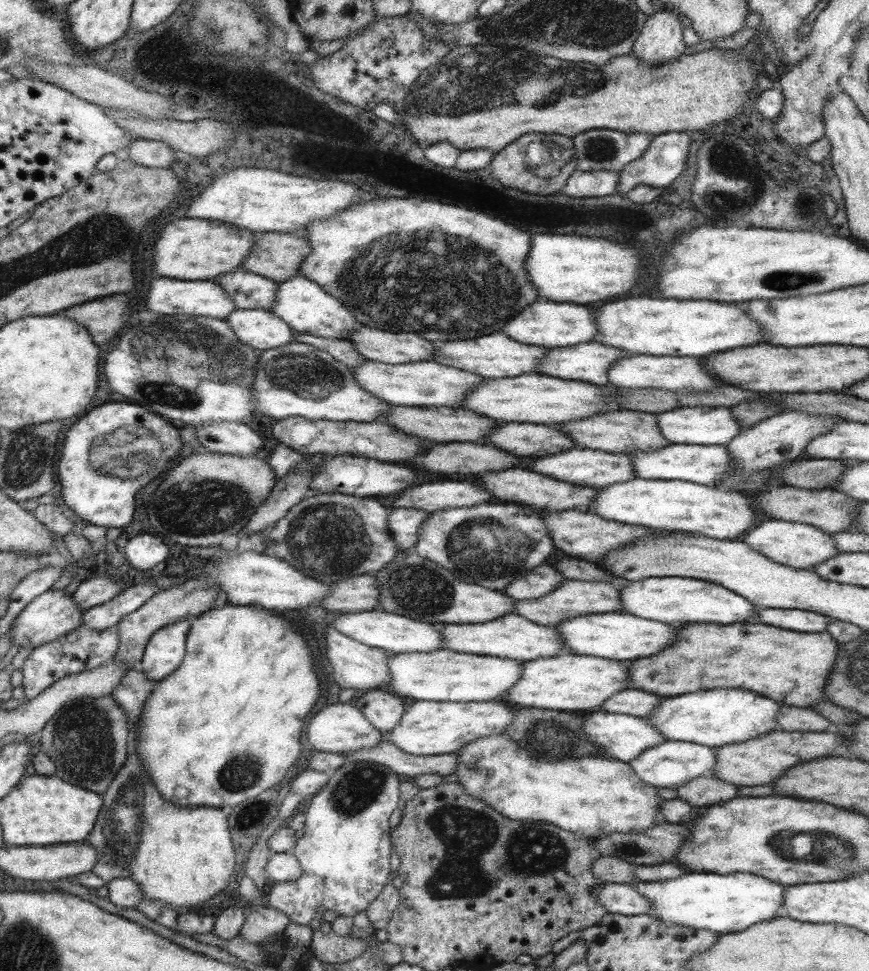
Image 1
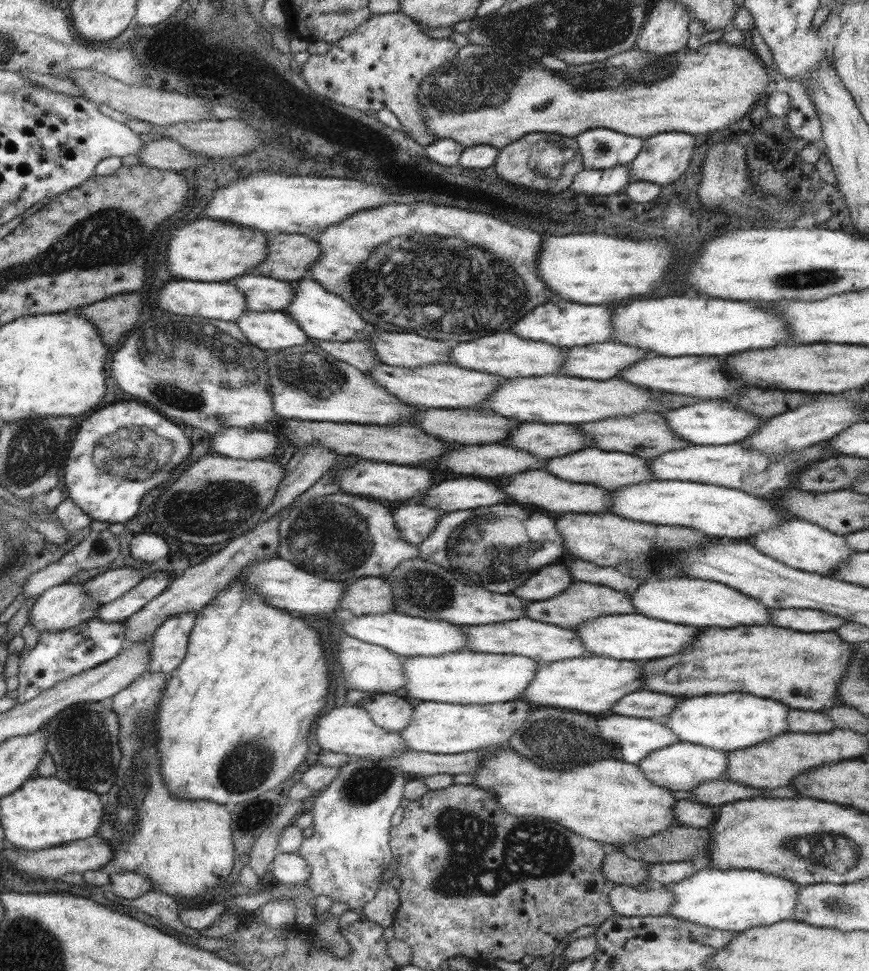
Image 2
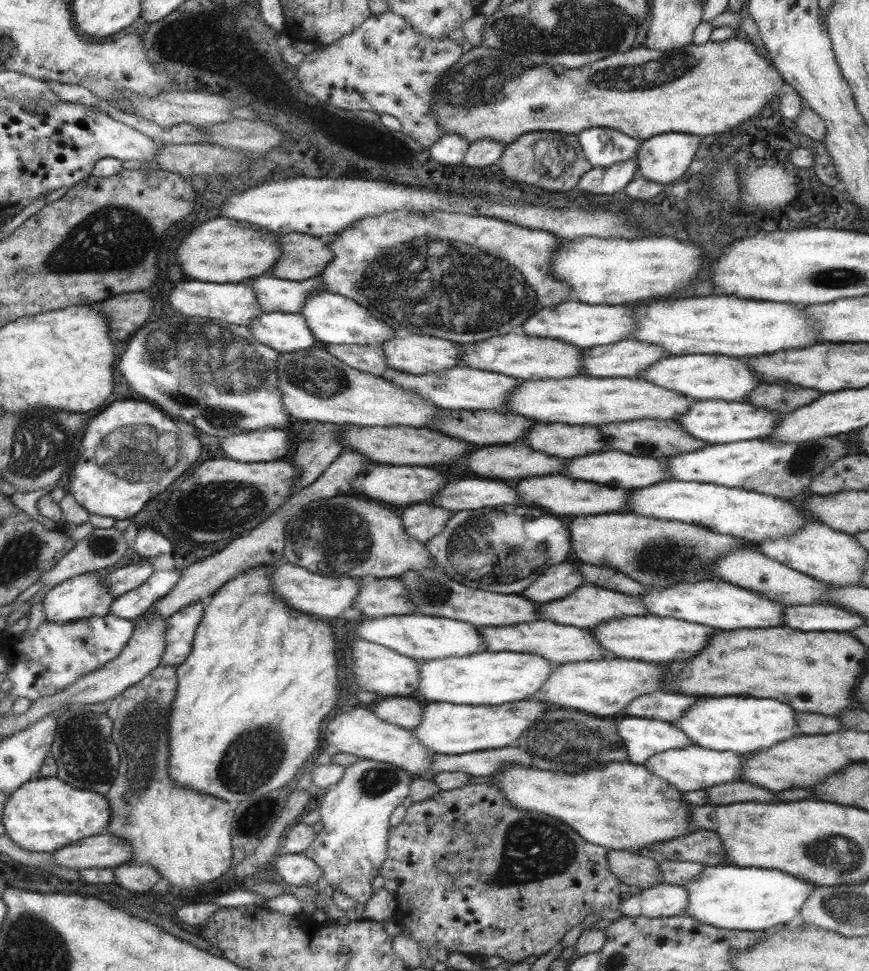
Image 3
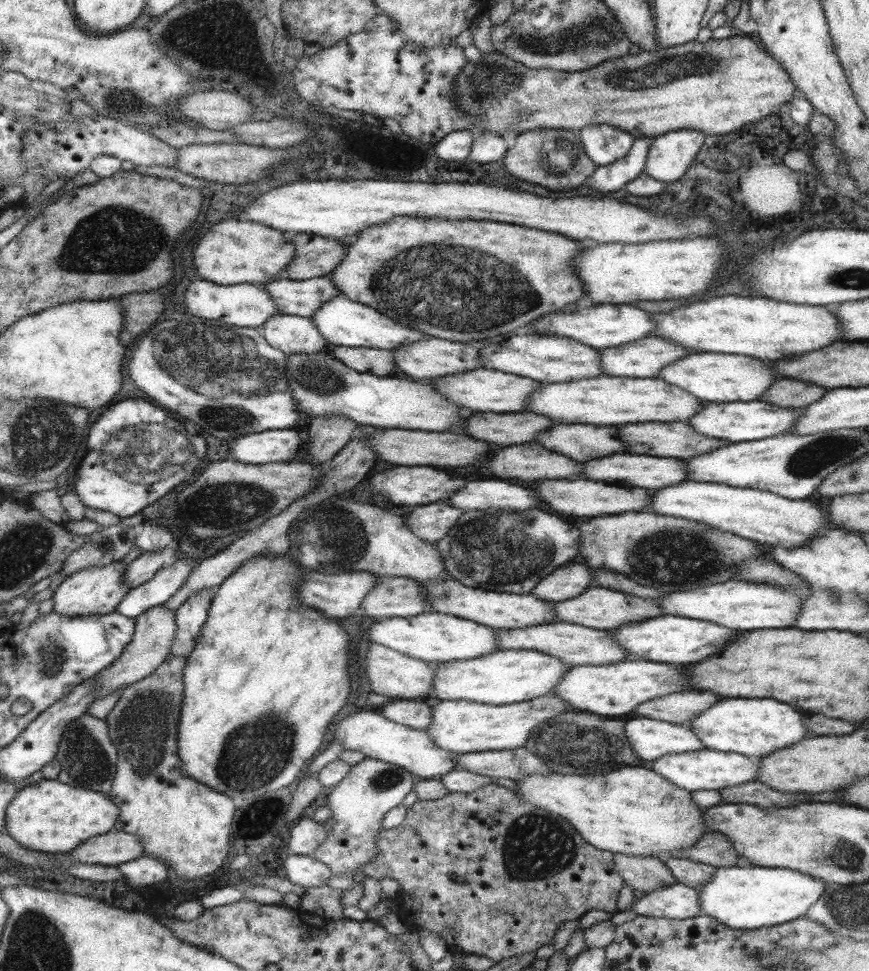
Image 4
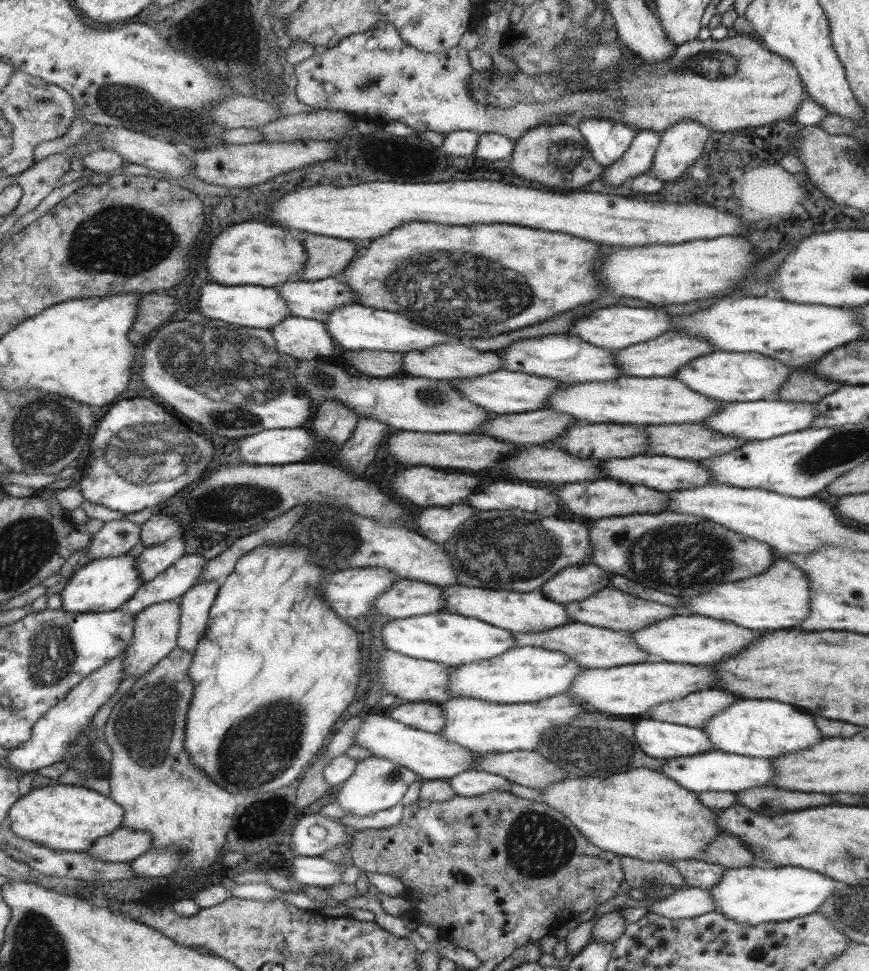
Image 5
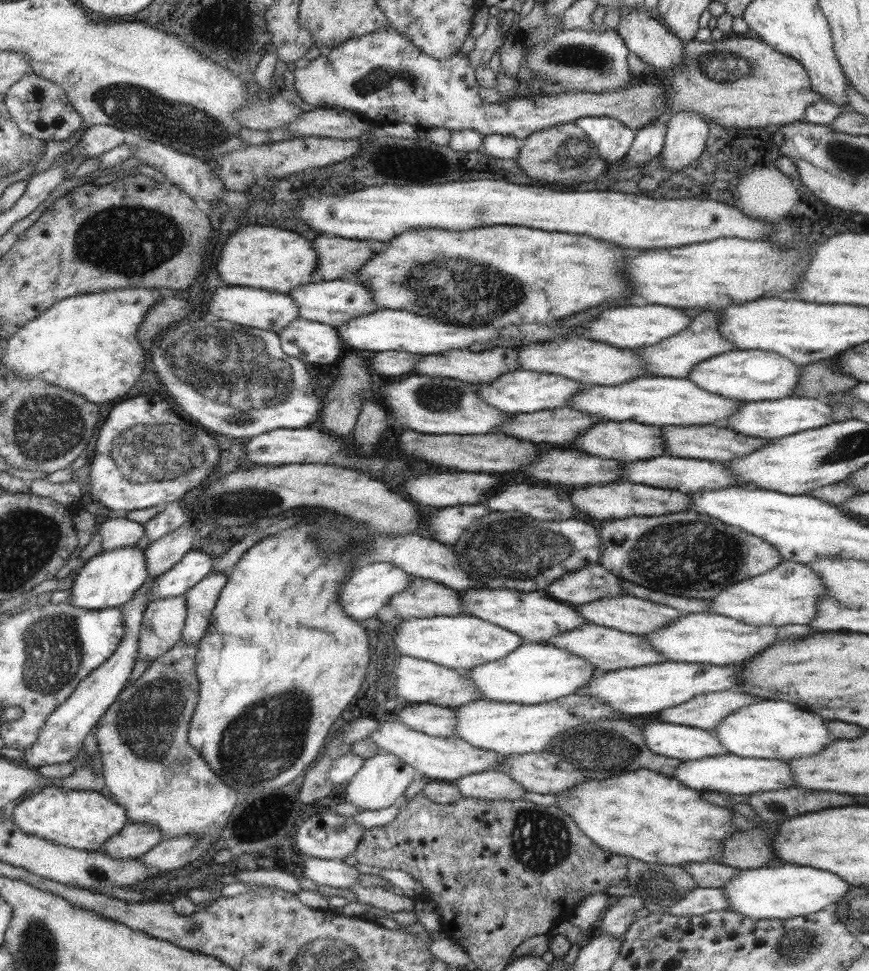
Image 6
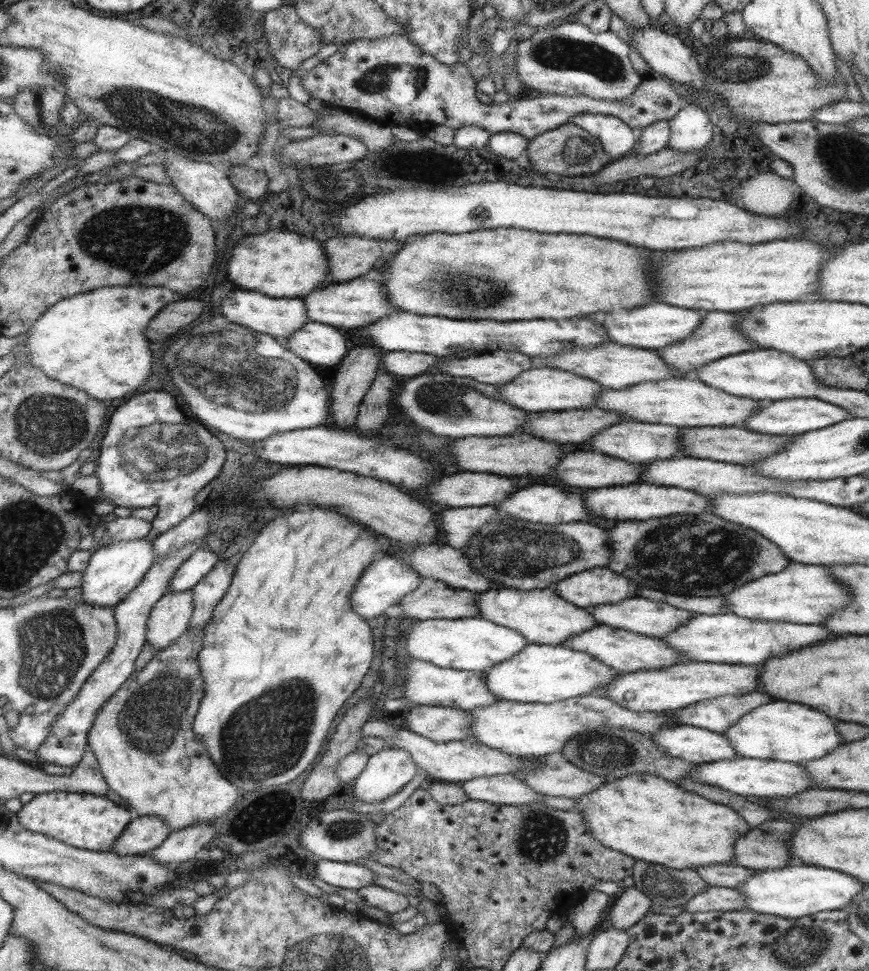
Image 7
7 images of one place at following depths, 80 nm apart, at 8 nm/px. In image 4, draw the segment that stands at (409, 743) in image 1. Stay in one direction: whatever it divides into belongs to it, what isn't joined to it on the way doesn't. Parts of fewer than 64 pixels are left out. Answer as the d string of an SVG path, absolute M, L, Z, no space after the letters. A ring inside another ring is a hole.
M553 694L520 703L492 705L468 700L444 700L432 703L432 724L425 730L432 738L433 744L441 750L459 754L514 750L522 748L534 728L546 720L573 710L566 700Z

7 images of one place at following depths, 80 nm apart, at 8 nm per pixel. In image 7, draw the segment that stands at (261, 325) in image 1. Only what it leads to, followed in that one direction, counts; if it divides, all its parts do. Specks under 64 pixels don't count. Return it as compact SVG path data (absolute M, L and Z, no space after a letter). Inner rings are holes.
M313 321L305 323L283 342L292 353L310 365L313 364L317 370L319 366L335 366L350 349L344 331Z

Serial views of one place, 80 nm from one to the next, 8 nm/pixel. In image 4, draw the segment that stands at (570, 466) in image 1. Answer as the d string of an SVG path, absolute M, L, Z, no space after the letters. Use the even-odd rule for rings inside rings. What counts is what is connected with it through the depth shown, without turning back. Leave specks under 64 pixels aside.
M617 454L617 456L605 456L597 458L585 464L585 478L589 480L609 480L609 484L621 484L621 486L639 486L639 488L651 488L659 490L666 486L675 486L684 480L688 480L688 474L679 459L669 457L637 456L637 454Z

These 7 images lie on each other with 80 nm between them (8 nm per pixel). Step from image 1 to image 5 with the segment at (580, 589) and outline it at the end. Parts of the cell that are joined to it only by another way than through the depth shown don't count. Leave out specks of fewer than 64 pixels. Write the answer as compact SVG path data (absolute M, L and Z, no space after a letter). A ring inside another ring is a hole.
M607 586L603 590L594 592L585 600L568 603L564 606L565 612L572 618L572 622L579 622L595 626L596 628L613 629L615 632L635 633L637 630L649 627L649 625L676 616L675 609L668 605L657 604L651 600L643 600L629 596L616 588Z

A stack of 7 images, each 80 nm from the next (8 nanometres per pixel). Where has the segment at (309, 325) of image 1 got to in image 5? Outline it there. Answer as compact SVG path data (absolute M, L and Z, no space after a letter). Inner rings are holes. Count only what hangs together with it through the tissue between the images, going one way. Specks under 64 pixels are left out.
M348 304L343 308L336 308L322 322L332 336L336 344L344 350L370 350L389 352L411 352L413 350L425 350L434 344L463 341L450 334L437 329L417 324L406 316L396 312L381 309L373 309L361 304Z

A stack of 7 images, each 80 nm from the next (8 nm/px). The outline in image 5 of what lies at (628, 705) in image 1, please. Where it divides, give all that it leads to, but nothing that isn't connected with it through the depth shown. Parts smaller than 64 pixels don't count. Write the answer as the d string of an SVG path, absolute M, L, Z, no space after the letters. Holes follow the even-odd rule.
M723 689L697 691L675 702L656 704L648 714L649 719L659 722L701 729L714 714L729 708L736 699L735 695Z

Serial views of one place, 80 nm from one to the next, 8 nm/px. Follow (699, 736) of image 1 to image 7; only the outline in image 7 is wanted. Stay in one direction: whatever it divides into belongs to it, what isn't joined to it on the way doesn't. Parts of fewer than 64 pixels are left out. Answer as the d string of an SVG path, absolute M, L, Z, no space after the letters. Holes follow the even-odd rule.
M769 700L734 722L723 735L728 737L737 757L801 765L823 758L843 744L836 723L835 719L809 705Z

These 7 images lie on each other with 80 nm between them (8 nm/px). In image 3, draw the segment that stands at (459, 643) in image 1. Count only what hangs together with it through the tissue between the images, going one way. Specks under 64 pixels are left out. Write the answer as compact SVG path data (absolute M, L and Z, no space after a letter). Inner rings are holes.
M535 620L505 627L481 627L481 640L485 652L521 652L545 657L552 663L565 664L583 660L599 660L610 656L596 641L588 629L553 624L552 621Z

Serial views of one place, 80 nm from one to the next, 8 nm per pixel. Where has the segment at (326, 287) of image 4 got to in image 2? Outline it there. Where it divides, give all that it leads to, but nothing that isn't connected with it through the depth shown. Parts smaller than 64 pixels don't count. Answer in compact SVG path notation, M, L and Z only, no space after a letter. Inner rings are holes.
M249 273L230 282L245 296L246 307L253 312L279 312L294 299L293 283Z

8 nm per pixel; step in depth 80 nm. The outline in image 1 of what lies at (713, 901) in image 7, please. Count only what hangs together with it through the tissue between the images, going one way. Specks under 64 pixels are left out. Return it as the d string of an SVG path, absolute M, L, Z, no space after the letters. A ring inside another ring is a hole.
M602 883L595 888L595 896L607 913L633 916L652 912L652 904L639 896L632 884Z

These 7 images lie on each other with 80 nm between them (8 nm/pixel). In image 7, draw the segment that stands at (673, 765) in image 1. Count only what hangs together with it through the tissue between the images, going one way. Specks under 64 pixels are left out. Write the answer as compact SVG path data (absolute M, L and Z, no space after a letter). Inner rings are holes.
M743 757L698 764L685 777L700 783L716 786L740 797L777 798L779 796L793 796L814 786L809 773L798 764L779 760L759 760Z

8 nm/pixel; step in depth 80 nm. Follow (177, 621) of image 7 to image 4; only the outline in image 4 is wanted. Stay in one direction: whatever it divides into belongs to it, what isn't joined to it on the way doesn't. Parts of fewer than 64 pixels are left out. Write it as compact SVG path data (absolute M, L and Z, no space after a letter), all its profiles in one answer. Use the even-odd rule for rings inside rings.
M160 605L153 606L145 614L141 614L136 619L136 632L132 644L125 649L125 653L120 658L113 662L111 667L91 679L95 690L97 690L98 698L106 697L115 690L119 690L121 686L129 687L141 682L141 680L145 680L147 676L151 675L153 671L158 669L159 663L169 655L173 635L175 635L175 616L171 610L167 610L167 608Z

